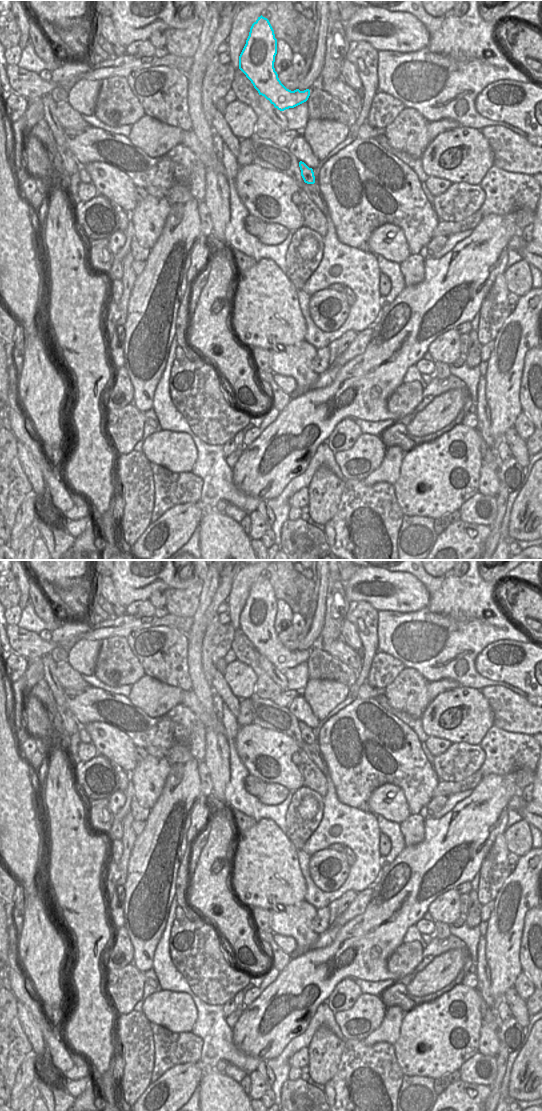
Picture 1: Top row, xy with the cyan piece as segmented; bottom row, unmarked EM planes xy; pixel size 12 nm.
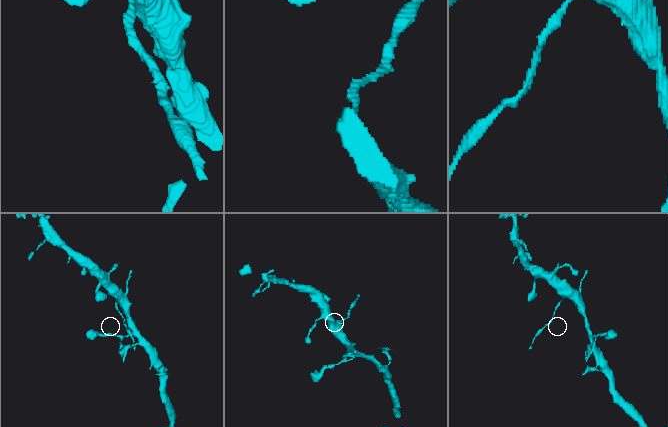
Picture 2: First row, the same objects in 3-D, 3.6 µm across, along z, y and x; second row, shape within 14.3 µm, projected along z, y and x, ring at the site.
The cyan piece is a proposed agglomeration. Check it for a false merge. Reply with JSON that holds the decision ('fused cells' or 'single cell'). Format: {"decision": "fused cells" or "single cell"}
{"decision": "fused cells"}

